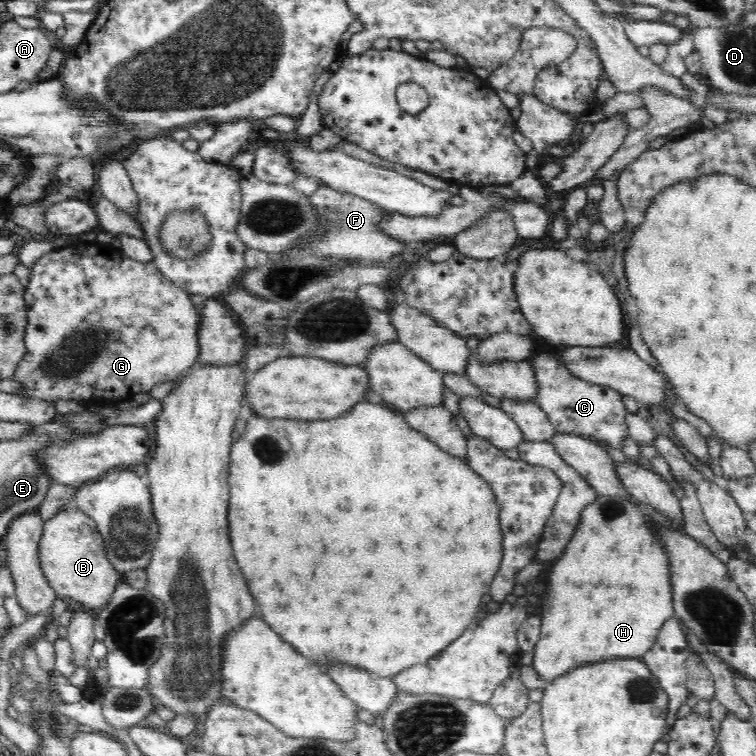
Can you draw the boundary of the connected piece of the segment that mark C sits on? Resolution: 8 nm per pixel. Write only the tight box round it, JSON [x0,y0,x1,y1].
[531,350,629,450]

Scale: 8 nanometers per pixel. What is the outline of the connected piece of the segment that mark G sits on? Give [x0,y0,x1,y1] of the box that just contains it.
[16,239,200,404]

